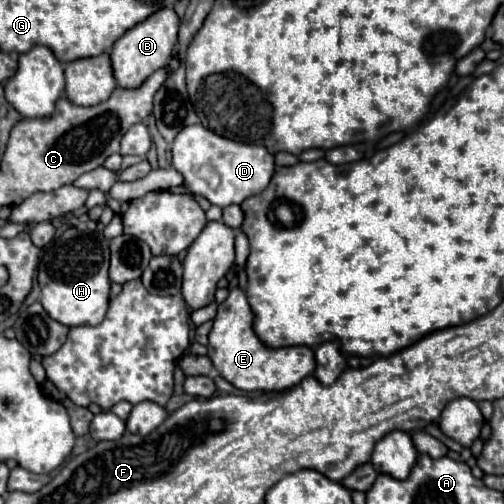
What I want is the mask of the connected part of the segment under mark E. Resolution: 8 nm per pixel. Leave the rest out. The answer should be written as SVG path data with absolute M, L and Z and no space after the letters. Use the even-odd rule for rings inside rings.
M233 289L229 297L217 307L213 329L209 333L209 359L219 375L243 391L283 391L297 385L305 375L313 373L315 359L311 347L281 347L269 349L253 333L253 311L241 289Z

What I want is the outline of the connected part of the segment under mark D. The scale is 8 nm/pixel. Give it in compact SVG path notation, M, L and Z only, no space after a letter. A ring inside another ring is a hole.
M189 125L179 131L171 147L173 167L183 175L193 195L205 197L217 207L241 205L249 195L259 195L275 173L275 157L263 145L247 145L219 137L203 125Z

